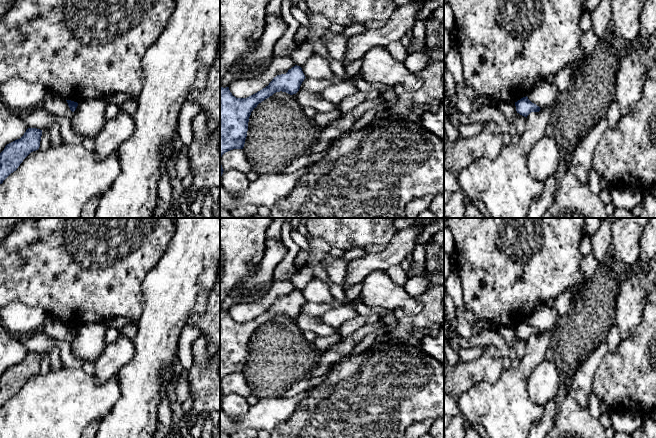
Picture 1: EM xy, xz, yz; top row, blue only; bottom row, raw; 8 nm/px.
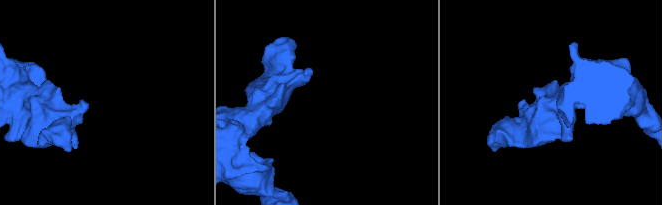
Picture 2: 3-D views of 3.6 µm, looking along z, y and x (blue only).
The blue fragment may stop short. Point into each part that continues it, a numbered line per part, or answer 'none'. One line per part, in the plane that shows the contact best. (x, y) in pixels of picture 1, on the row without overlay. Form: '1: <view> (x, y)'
none

